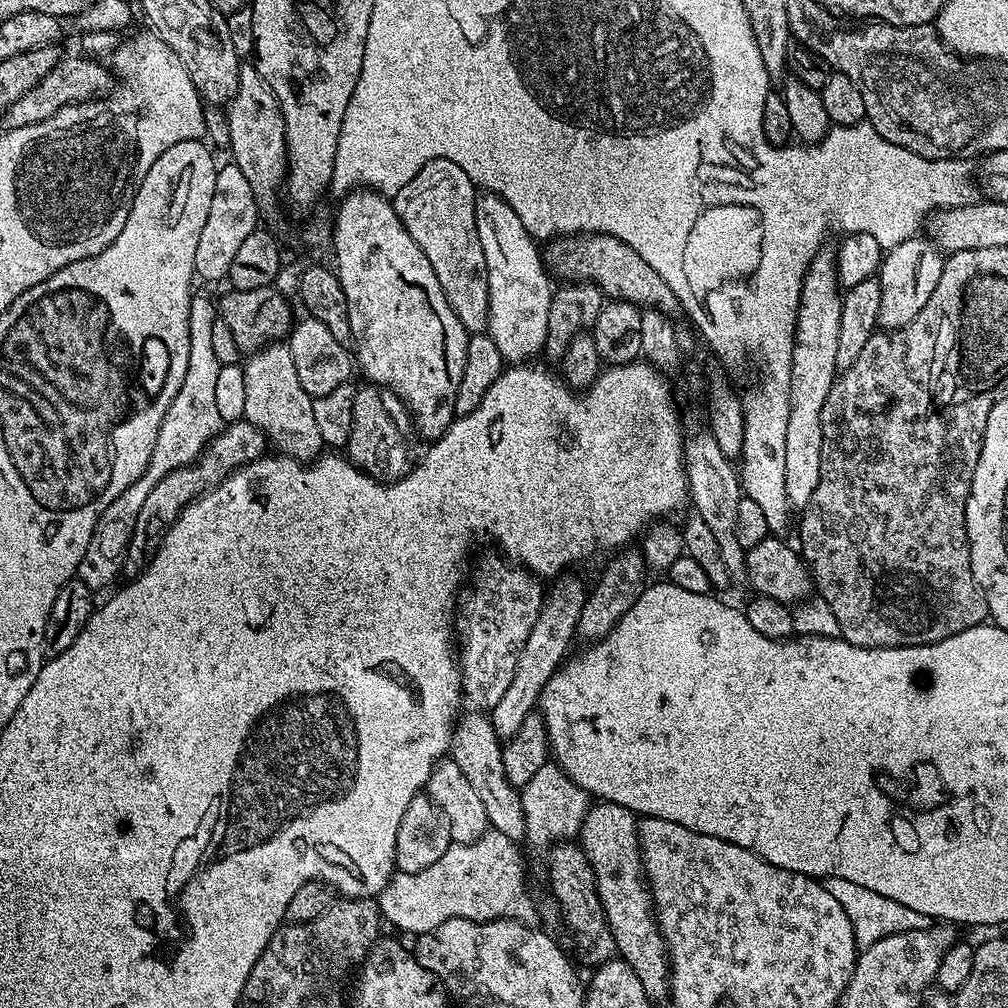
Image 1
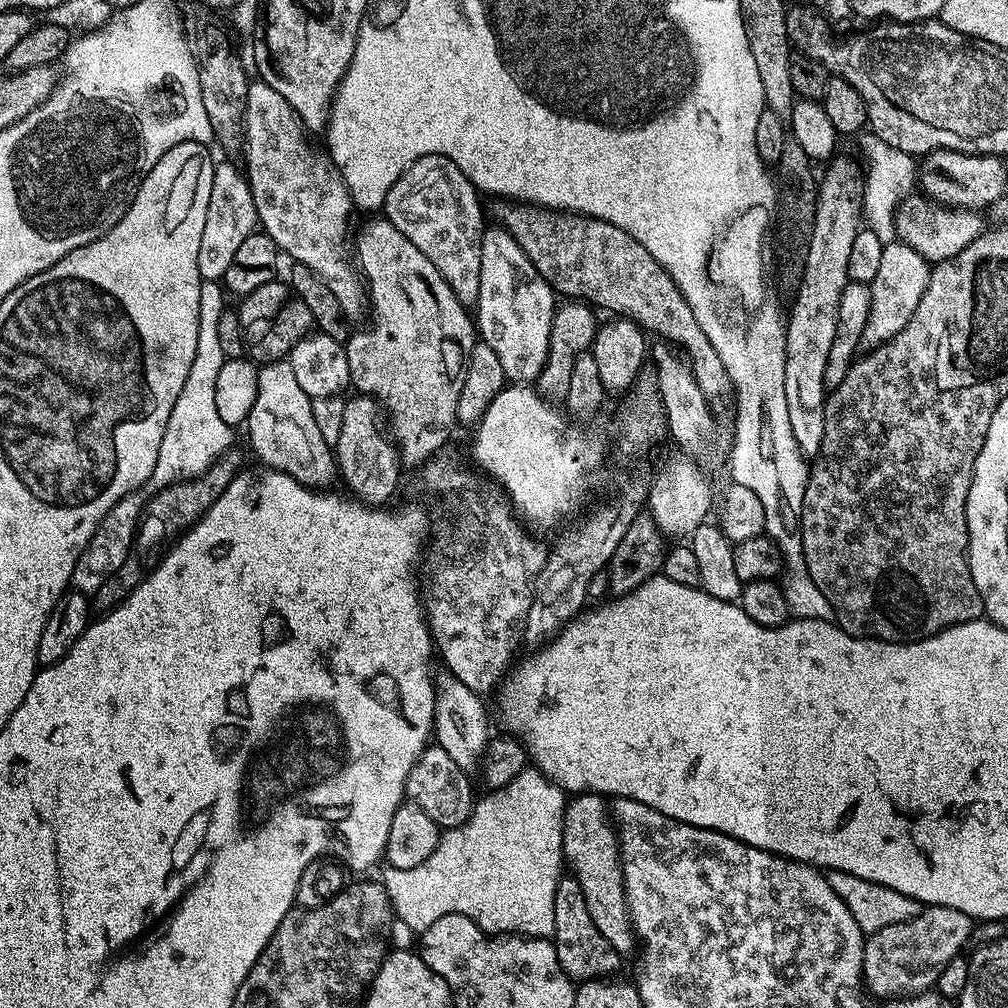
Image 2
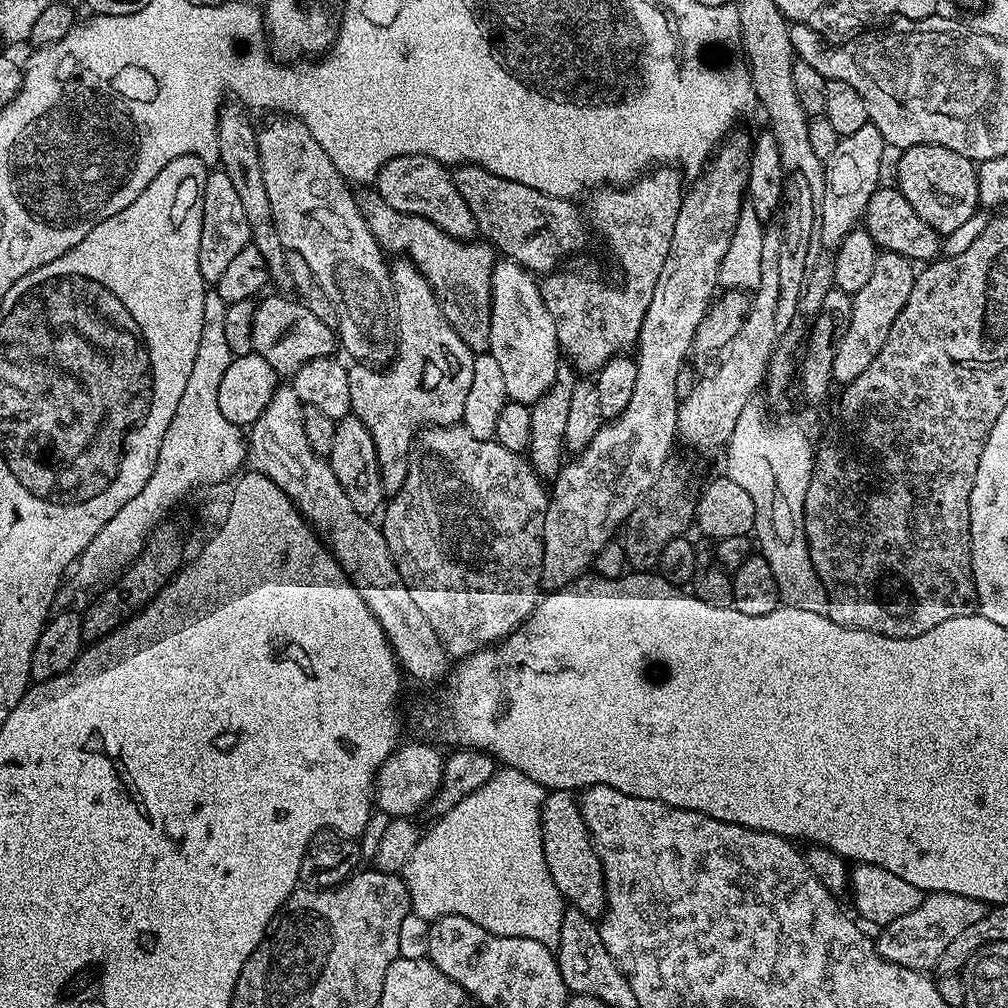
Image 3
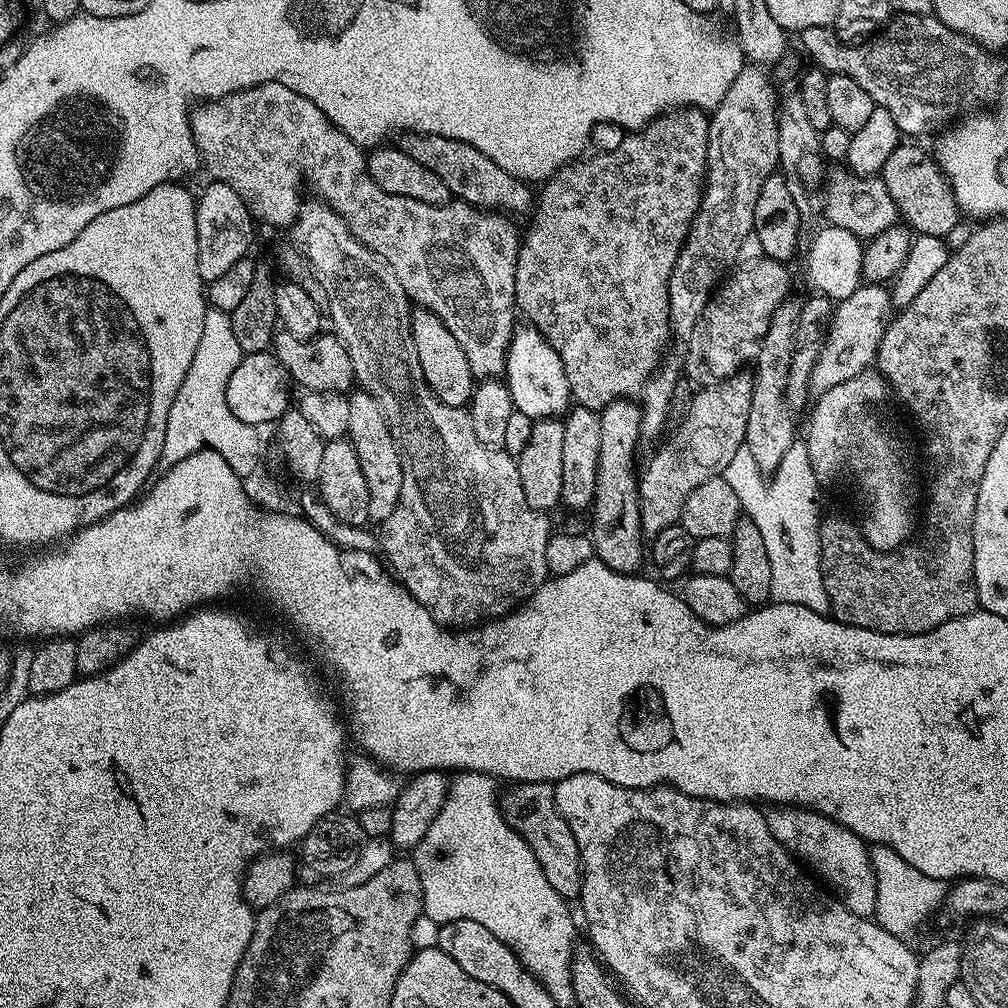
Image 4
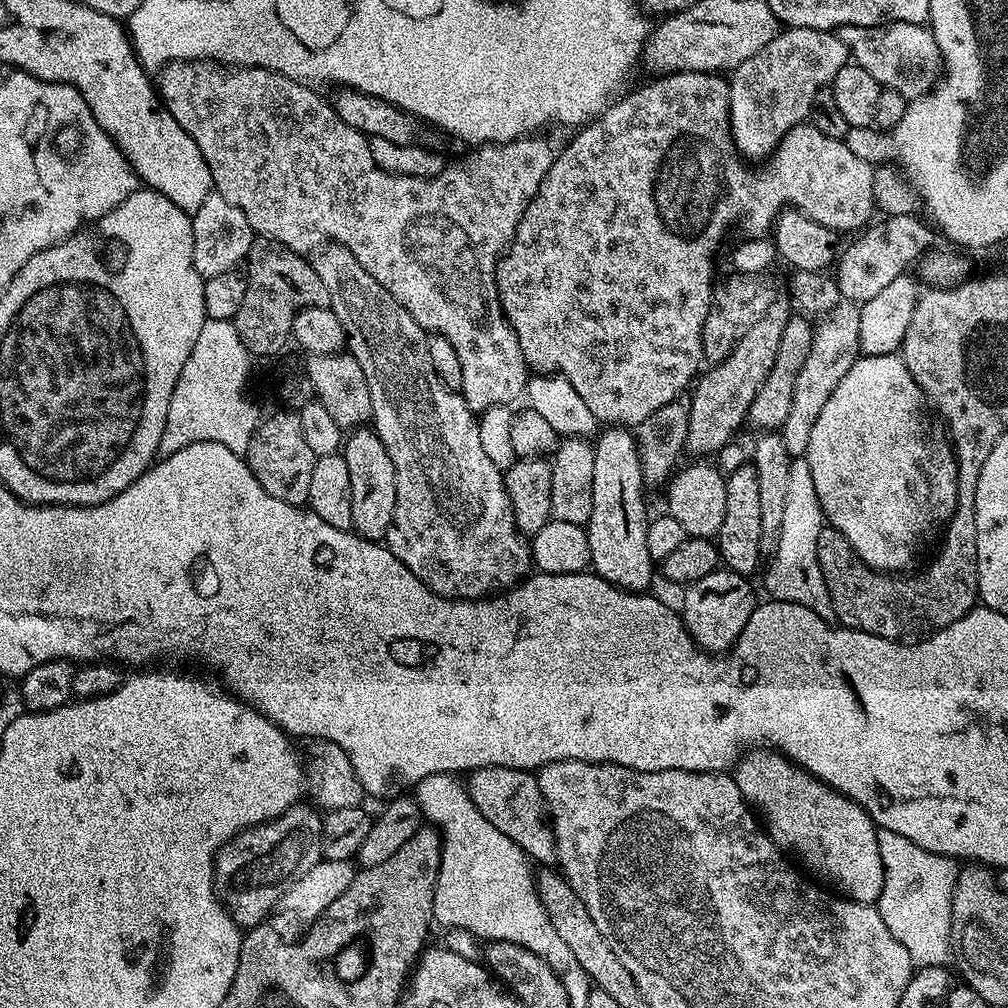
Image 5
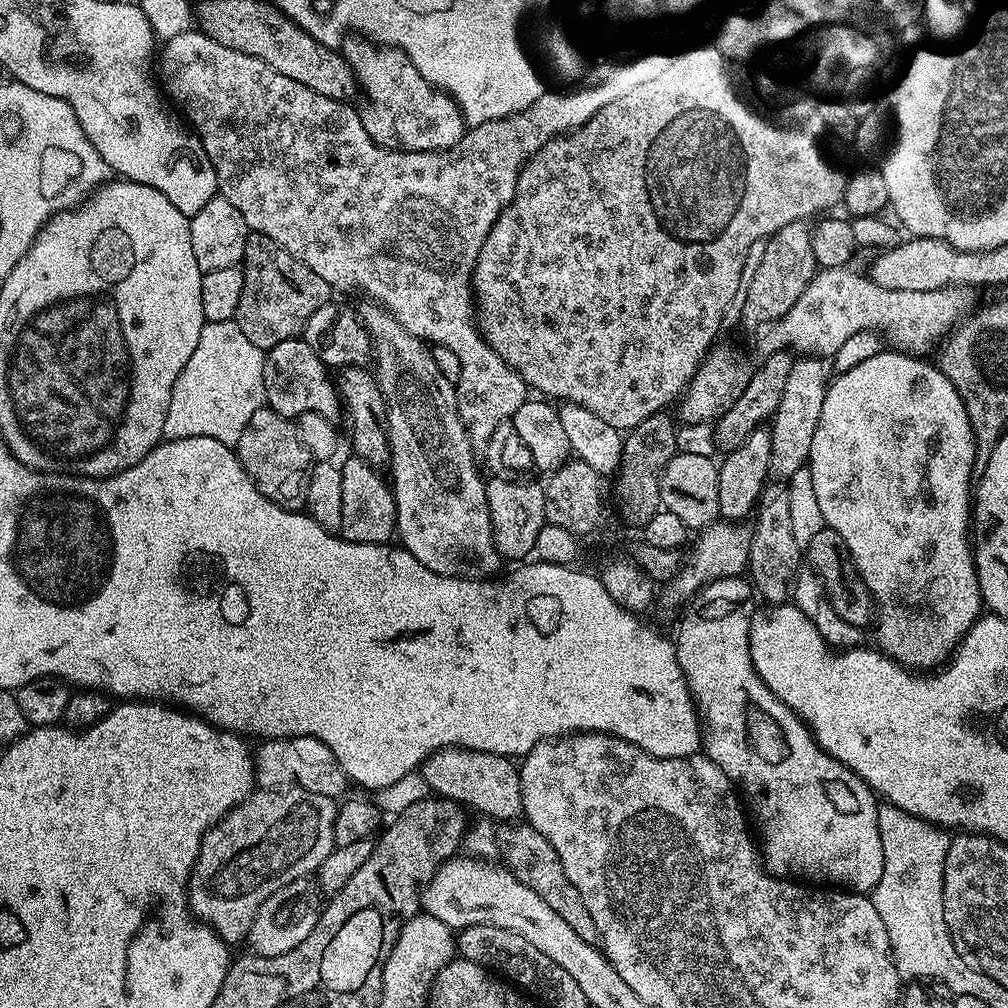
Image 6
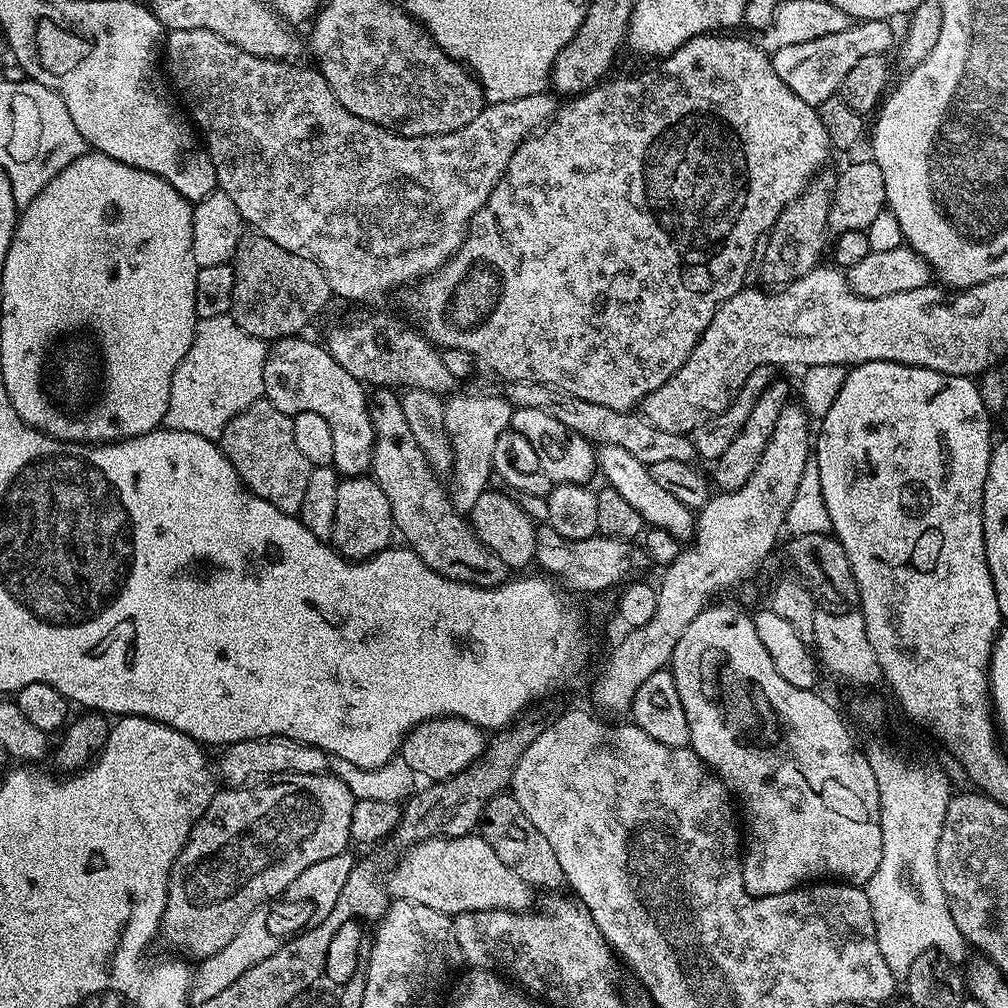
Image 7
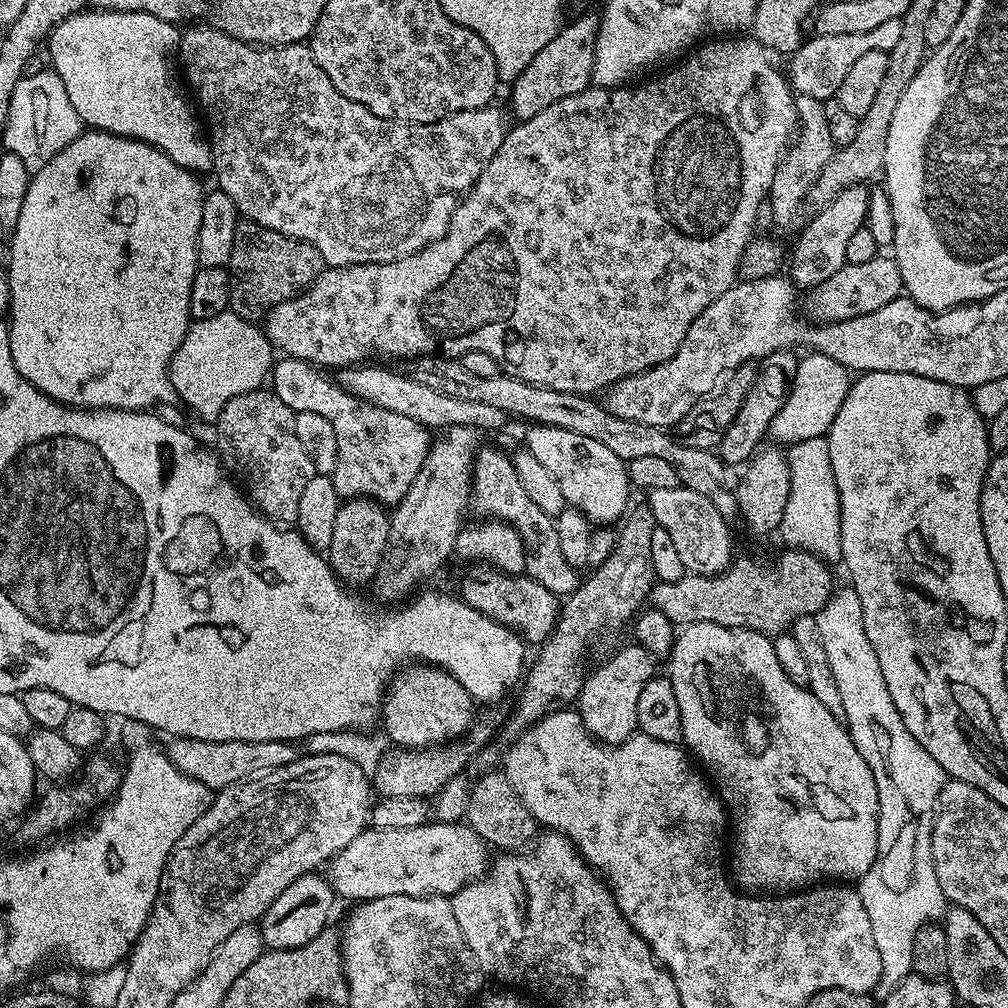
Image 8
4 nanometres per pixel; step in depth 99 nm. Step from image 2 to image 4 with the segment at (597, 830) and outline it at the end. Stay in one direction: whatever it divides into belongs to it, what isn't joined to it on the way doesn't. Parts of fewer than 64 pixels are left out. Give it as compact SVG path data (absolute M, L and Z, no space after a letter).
M542 782L533 784L513 783L508 793L502 796L502 811L508 824L519 833L520 837L534 850L534 858L538 858L538 866L542 866L542 874L546 874L546 882L558 890L564 900L575 901L582 890L584 867L580 861L578 842L574 840L574 830L562 818L556 805L554 787Z

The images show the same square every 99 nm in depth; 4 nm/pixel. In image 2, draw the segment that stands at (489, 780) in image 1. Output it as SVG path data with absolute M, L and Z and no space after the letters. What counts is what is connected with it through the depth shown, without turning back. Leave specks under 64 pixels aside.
M440 670L440 673L435 673L434 687L436 693L434 694L432 731L435 743L442 750L446 750L446 754L450 754L450 758L454 758L454 762L458 762L460 768L465 770L475 769L490 739L490 731L488 732L488 712L484 709L483 702L480 701L483 700L481 693L470 690L470 686L465 686L463 682L458 682L458 678L454 678L454 674L447 670Z

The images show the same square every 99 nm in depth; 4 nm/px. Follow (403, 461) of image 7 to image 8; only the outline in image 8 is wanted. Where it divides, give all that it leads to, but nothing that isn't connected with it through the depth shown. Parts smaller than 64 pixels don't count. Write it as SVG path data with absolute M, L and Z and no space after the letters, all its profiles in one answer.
M472 562L465 568L468 569L465 570L458 589L465 604L499 624L505 624L529 645L543 644L556 631L562 604L555 594L546 590L546 586L542 586L527 574L503 572L493 564Z

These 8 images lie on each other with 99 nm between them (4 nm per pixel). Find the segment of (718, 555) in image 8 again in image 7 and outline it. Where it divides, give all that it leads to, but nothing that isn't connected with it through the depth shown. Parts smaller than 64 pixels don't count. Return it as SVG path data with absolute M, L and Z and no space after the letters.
M609 444L599 445L596 451L596 467L599 475L605 476L607 487L617 491L641 515L645 525L666 530L671 536L681 542L691 541L696 534L697 513L687 508L674 494L669 494L662 486L657 486L654 478L650 478L650 470L647 464L638 462L634 454L622 450L620 446Z

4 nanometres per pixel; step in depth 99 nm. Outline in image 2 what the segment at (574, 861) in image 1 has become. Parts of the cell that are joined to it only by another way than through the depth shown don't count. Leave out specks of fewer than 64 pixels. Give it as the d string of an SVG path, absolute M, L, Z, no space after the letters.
M561 878L554 890L554 934L551 939L556 945L558 962L562 970L566 970L566 974L574 982L602 980L616 974L620 968L621 953L616 952L614 946L606 942L606 938L602 938L598 926L594 926L594 921L590 919L588 906L586 906L586 894L582 894L582 886L578 886L578 882L571 878Z

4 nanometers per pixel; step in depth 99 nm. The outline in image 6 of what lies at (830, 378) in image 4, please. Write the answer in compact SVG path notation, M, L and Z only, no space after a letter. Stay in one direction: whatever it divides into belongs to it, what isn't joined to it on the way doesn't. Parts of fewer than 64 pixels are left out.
M810 355L793 359L790 378L786 378L786 387L782 390L782 399L778 401L778 410L770 421L771 471L775 475L777 472L784 478L791 478L797 470L807 465L810 446L814 442L814 430L818 430L818 417L822 415L822 402L826 398L829 383L830 368L823 359Z

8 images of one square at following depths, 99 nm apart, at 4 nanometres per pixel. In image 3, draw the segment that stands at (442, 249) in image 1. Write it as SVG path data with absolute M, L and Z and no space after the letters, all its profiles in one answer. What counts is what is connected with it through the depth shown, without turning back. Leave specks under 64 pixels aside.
M395 156L382 166L376 175L374 190L394 210L414 214L434 222L446 234L457 240L468 240L477 235L474 214L466 206L466 198L458 194L458 186L452 181L452 172L433 156Z

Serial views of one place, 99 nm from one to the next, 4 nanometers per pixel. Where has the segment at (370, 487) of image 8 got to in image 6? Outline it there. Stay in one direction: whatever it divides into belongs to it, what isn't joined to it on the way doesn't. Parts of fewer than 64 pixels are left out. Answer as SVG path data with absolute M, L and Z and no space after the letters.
M302 338L278 342L278 346L267 349L264 354L264 398L267 407L278 414L295 418L313 412L333 422L342 416L342 401L336 390L328 365L322 363L318 354Z

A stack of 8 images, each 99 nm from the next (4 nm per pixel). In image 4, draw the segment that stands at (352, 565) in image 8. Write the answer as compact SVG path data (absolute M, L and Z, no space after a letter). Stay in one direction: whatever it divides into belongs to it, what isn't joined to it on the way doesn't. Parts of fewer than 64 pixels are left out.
M356 390L348 396L350 406L350 426L347 439L352 441L354 450L358 450L358 462L362 465L362 474L366 477L366 490L370 490L369 521L383 522L394 514L398 498L402 494L402 462L400 449L390 434L384 415L379 412L376 400L370 393Z

